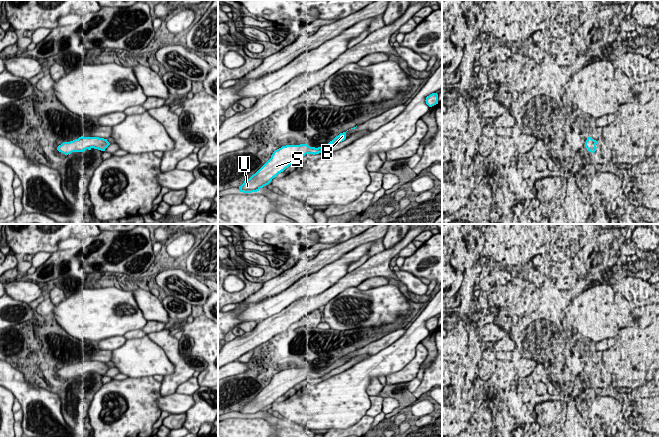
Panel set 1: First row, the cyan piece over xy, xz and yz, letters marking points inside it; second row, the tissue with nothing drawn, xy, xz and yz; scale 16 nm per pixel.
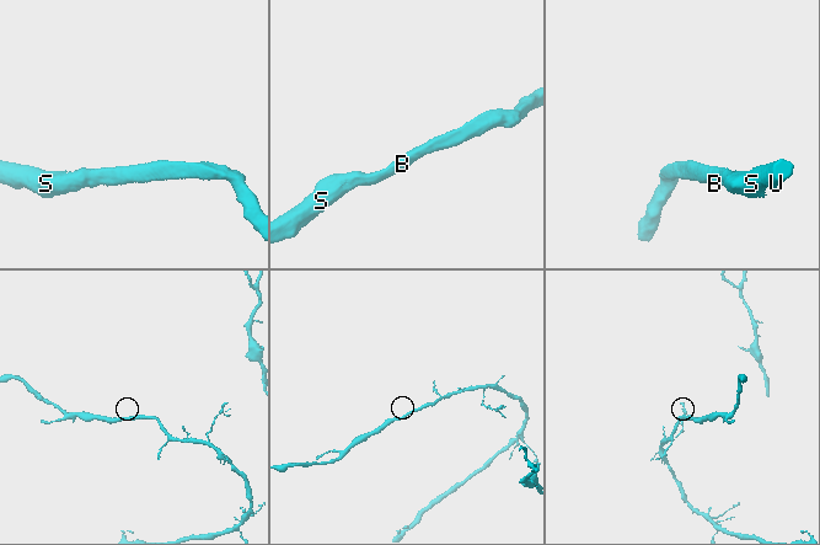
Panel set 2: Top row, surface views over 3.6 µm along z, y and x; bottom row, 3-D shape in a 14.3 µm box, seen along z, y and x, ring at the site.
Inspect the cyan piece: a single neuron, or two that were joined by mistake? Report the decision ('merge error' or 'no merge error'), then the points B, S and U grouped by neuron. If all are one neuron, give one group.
no merge error; groups B S U

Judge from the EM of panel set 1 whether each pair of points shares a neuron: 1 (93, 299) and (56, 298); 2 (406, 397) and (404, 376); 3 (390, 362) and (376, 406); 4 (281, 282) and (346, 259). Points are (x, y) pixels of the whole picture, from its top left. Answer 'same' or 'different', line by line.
1: different
2: different
3: different
4: different

